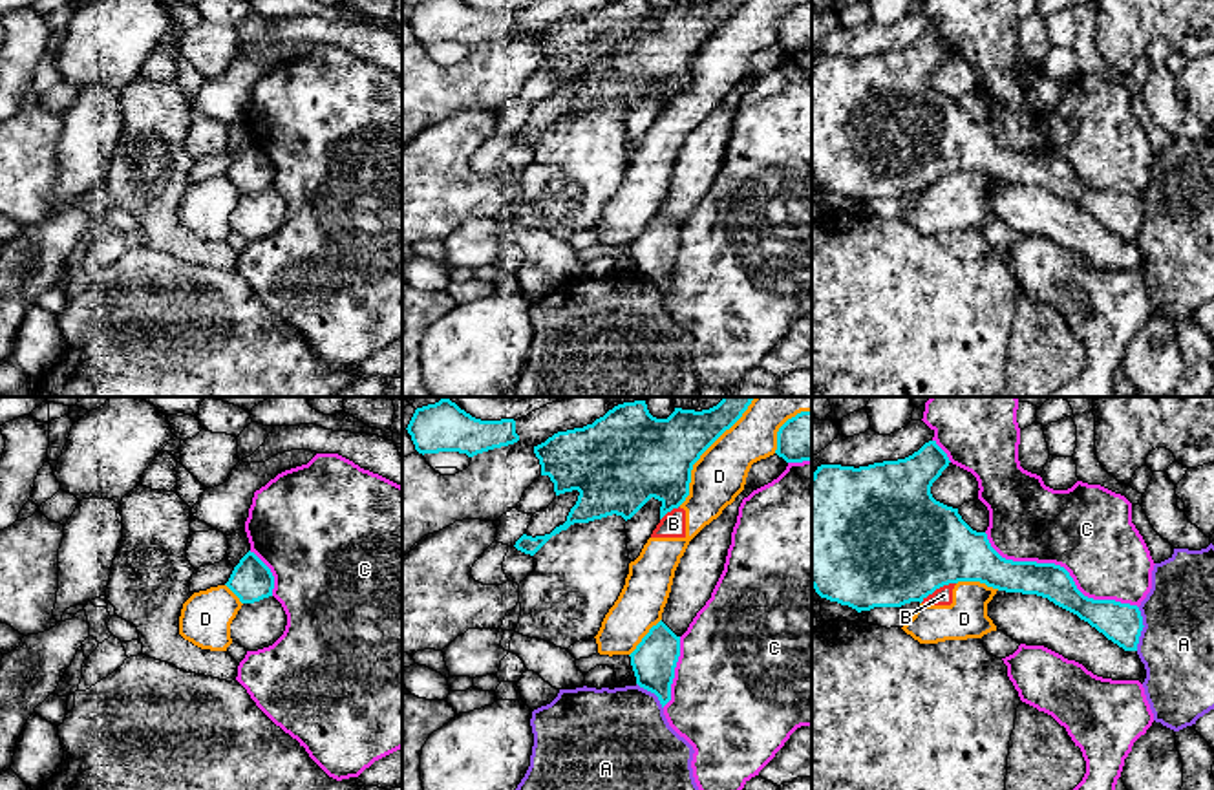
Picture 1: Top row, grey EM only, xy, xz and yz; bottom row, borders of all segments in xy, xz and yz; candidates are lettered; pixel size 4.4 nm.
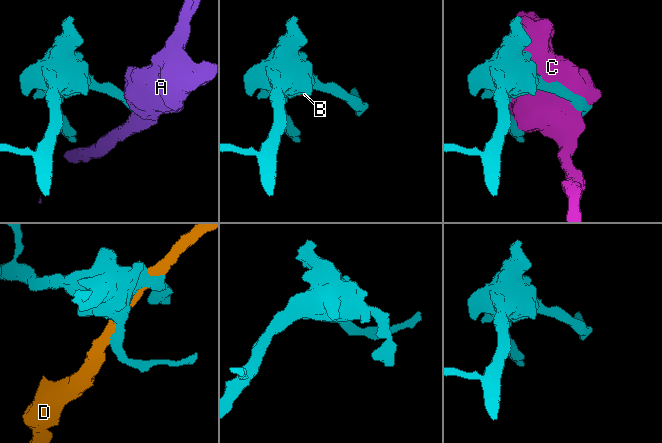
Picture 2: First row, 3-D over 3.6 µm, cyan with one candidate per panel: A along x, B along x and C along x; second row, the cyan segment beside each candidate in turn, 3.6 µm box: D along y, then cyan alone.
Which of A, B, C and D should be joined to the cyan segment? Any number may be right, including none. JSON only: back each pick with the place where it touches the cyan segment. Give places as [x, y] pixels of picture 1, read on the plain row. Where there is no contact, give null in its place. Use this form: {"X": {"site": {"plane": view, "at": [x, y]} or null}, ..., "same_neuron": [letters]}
{"same_neuron": []}

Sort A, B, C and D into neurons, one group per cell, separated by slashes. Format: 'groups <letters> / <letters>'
groups A / B D / C

